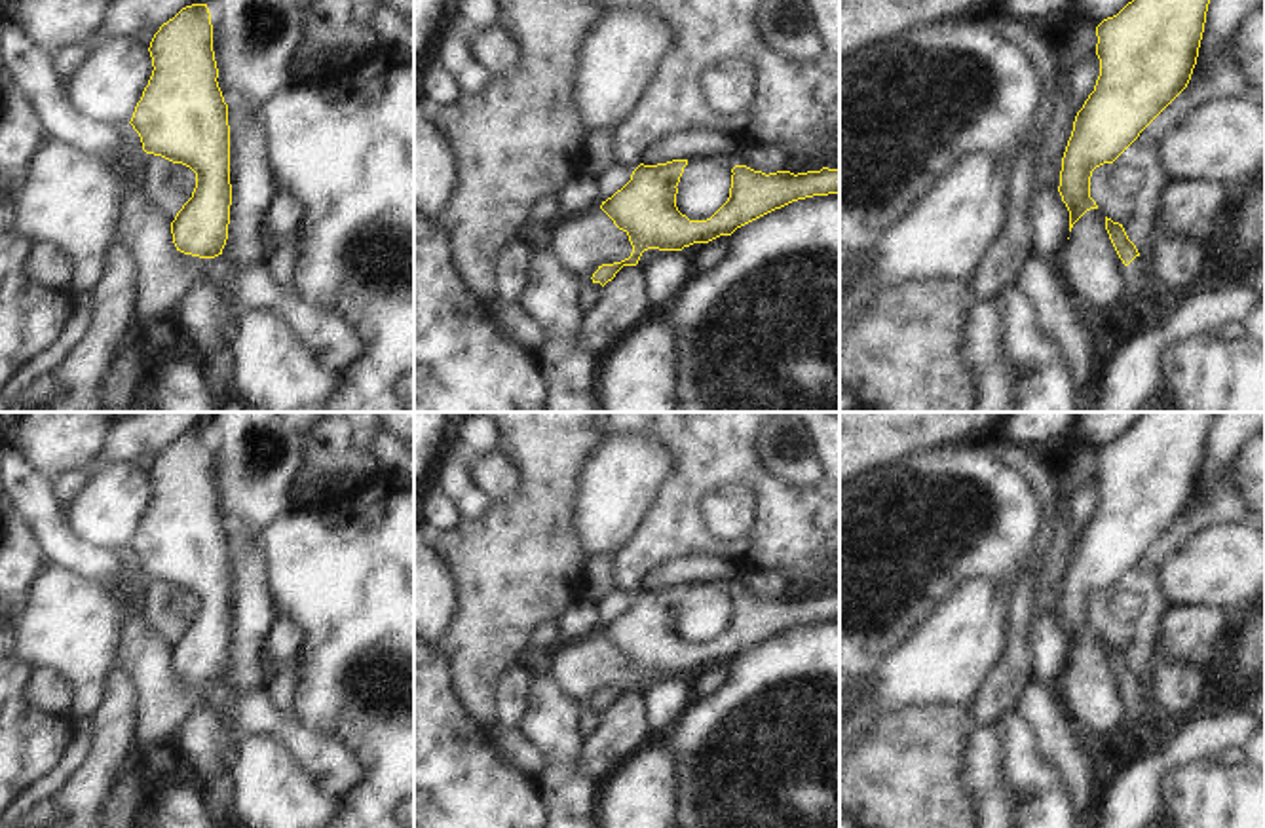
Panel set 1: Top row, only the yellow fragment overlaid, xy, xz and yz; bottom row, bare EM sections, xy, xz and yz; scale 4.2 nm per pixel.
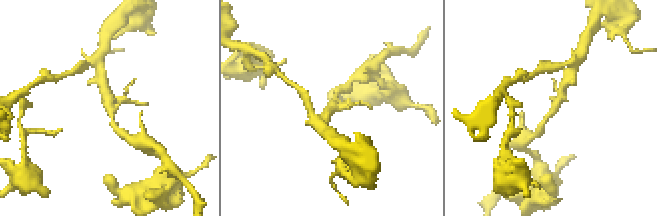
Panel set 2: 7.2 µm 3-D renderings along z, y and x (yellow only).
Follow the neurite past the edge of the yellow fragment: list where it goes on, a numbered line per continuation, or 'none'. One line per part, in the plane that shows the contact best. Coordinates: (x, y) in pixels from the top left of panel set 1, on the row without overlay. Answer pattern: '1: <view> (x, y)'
1: yz (1134, 709)

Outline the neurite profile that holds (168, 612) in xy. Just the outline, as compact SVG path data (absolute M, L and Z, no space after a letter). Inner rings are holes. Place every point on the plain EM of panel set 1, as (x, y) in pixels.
M146 579L141 608L150 630L173 648L182 630L192 623L196 598L182 589Z

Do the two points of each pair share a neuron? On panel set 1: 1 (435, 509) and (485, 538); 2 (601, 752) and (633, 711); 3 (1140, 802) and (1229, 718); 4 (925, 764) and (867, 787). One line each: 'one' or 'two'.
1: two
2: one
3: one
4: one

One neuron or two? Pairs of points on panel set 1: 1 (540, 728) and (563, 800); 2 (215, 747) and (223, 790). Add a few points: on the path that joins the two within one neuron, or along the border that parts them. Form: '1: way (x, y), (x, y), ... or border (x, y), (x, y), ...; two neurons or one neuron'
1: way (557, 745), (561, 751), (561, 783); one neuron
2: way (215, 758), (219, 779); one neuron

